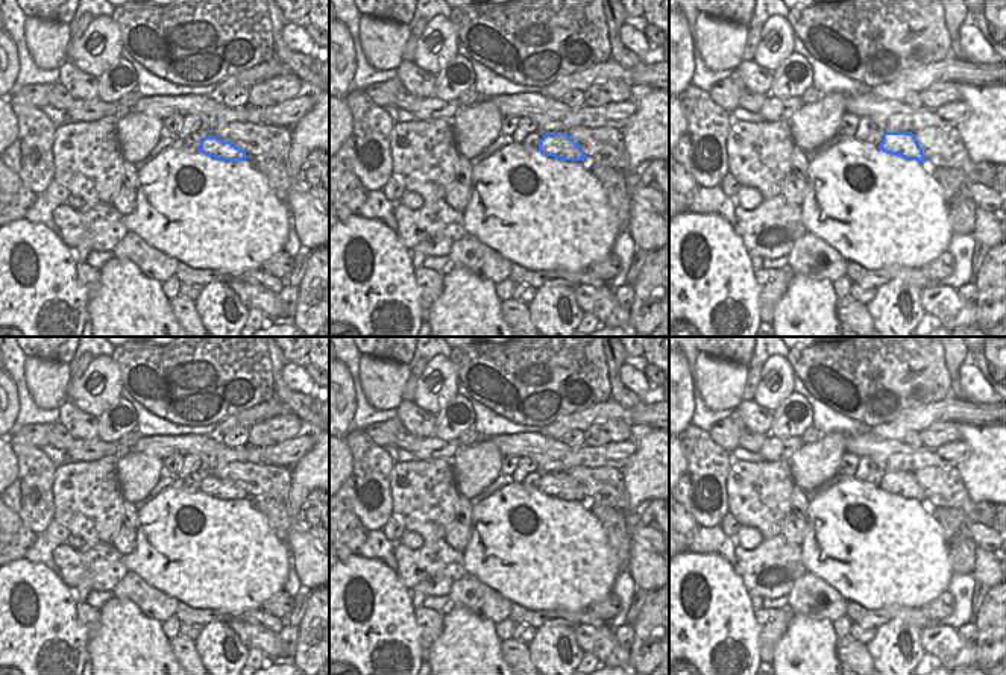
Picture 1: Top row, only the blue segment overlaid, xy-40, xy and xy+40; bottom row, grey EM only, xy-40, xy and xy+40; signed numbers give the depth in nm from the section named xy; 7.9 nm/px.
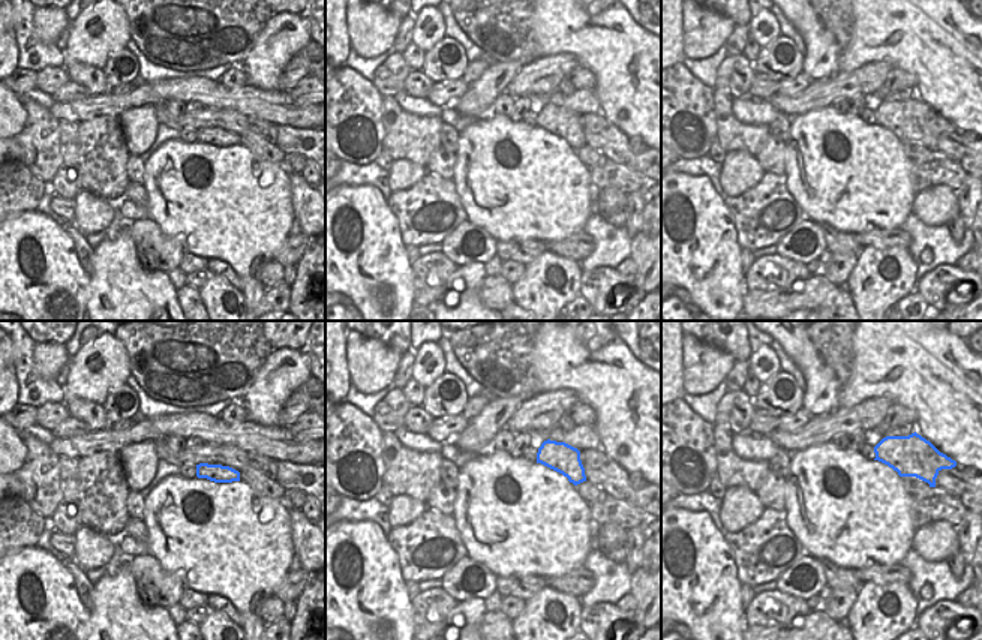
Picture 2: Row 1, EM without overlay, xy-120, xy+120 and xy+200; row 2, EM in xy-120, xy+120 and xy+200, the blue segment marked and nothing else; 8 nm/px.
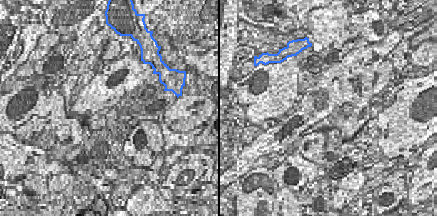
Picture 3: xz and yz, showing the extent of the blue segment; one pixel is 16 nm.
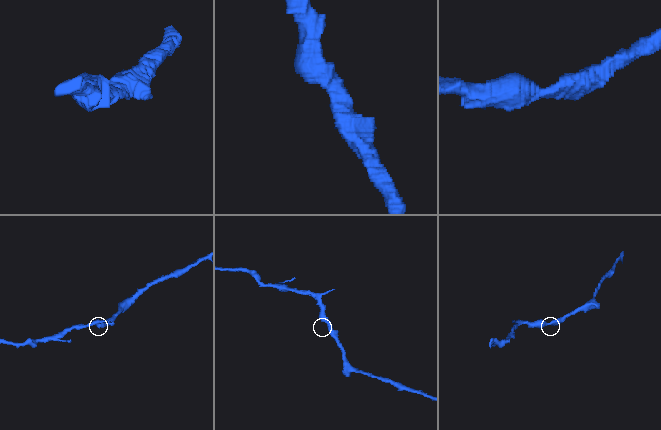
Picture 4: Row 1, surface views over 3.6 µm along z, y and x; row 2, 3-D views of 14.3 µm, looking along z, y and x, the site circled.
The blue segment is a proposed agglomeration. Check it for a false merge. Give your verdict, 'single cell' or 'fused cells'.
single cell

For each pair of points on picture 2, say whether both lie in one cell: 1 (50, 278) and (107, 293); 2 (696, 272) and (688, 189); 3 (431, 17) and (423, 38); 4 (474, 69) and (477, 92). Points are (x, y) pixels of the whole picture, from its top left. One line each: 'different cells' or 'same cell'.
1: different cells
2: same cell
3: same cell
4: different cells

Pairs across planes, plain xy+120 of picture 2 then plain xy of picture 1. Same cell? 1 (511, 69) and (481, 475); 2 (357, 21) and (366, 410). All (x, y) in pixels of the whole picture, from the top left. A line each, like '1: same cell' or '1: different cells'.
1: same cell
2: different cells

